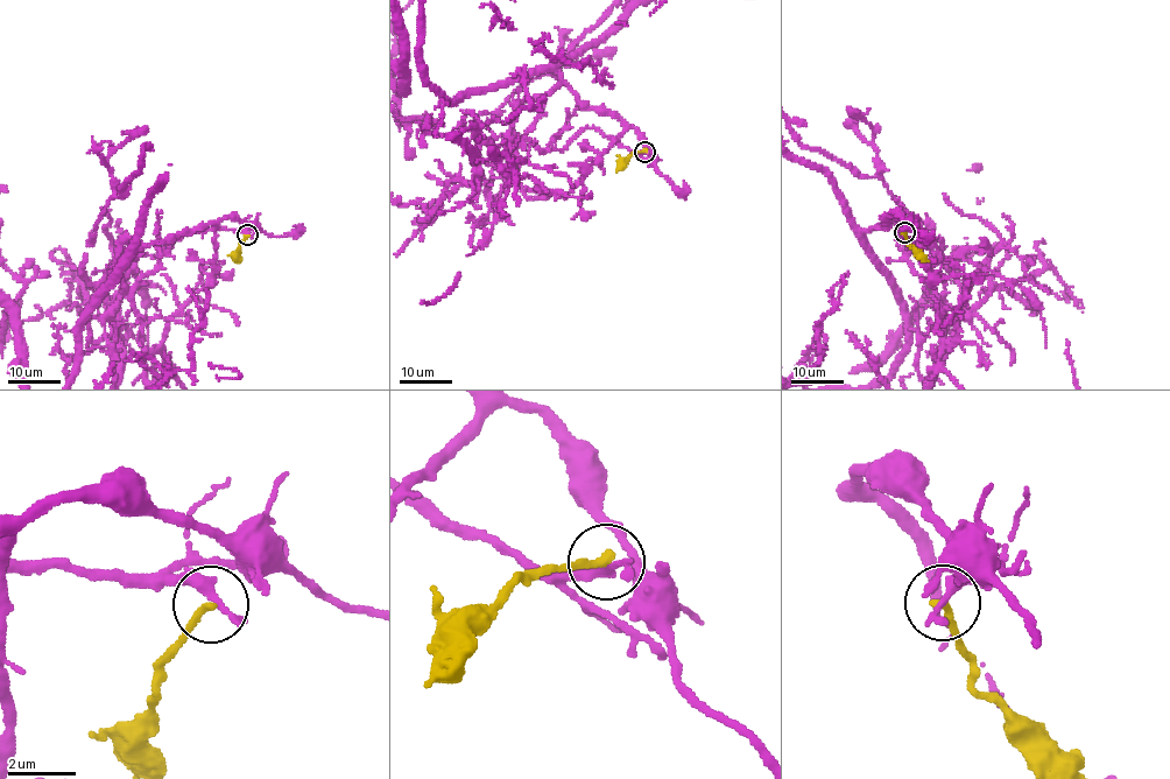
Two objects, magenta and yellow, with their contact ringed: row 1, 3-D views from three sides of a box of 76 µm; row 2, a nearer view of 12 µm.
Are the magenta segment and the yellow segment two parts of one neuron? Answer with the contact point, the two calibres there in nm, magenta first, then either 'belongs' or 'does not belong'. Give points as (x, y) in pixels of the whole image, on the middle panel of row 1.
at (645, 152); 360 nm thick on the magenta side, 240 nm on the other; does not belong

